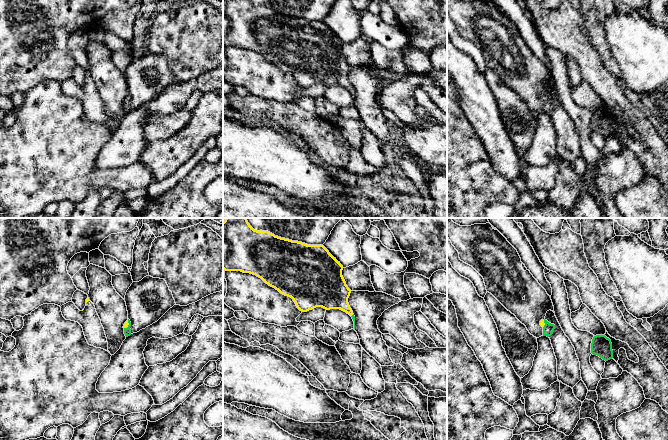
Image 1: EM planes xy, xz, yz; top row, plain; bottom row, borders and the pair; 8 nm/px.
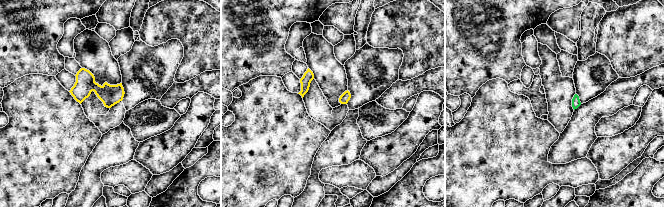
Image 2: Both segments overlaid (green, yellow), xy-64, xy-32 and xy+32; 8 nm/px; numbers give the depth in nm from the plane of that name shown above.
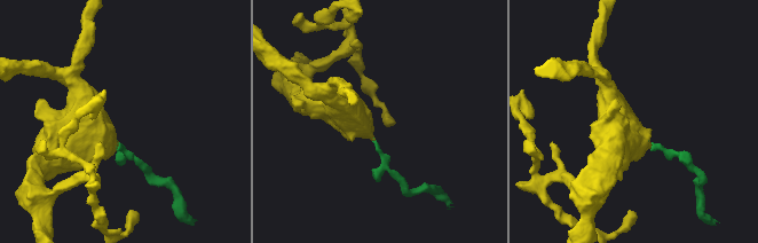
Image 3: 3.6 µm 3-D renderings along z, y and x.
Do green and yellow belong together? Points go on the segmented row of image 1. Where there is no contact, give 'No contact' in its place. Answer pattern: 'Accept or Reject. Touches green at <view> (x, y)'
Accept. Touches green at xy (128, 325)

